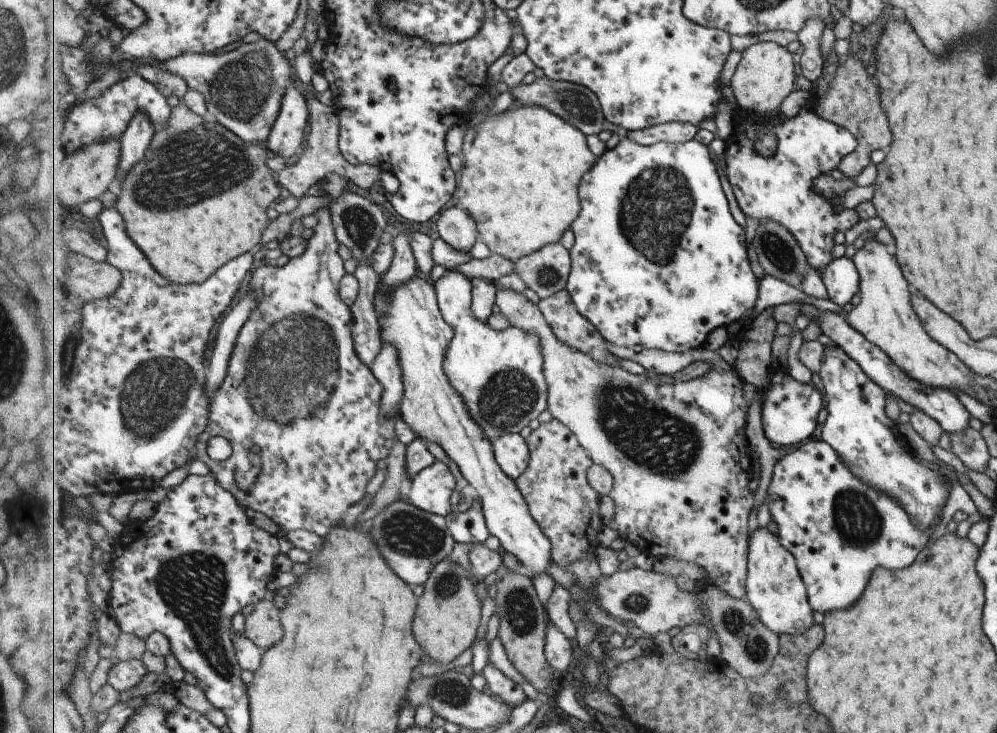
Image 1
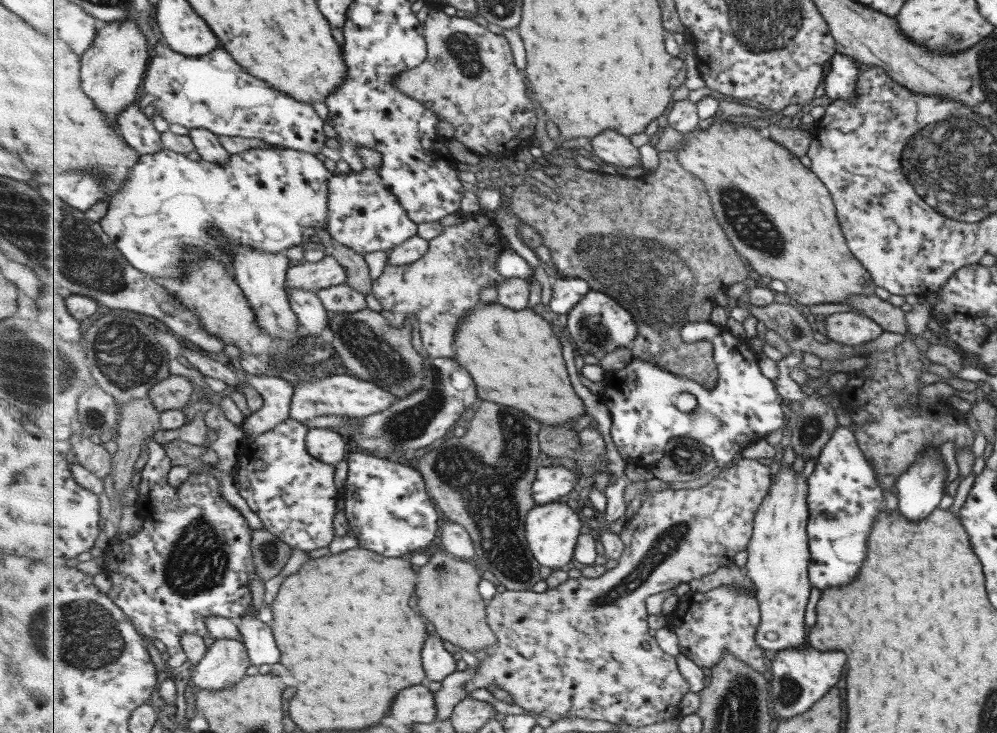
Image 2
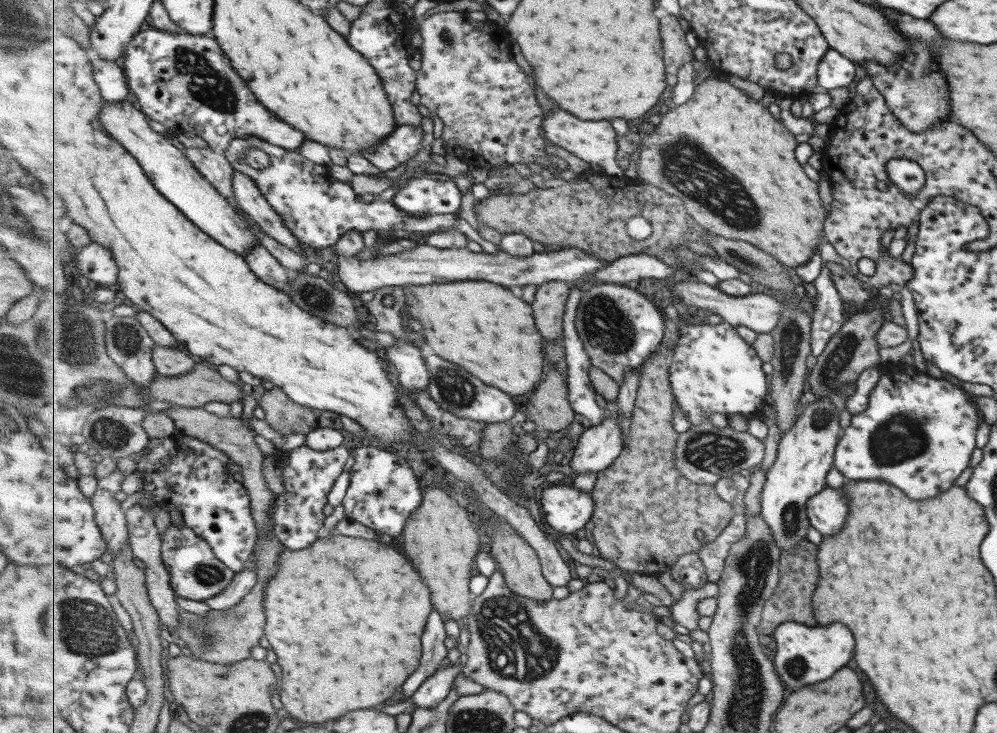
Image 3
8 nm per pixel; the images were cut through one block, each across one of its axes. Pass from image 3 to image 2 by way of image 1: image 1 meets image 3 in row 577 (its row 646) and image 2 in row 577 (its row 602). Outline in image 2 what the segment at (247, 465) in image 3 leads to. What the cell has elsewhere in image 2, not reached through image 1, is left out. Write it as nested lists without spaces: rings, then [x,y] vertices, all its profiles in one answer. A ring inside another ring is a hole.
[[[266,529],[253,530],[252,555],[256,573],[262,582],[275,578],[291,558],[292,546]]]

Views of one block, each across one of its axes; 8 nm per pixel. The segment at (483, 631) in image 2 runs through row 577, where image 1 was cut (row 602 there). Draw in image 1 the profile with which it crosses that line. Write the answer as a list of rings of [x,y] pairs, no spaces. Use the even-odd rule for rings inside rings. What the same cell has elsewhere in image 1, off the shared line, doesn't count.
[[[447,558],[434,568],[419,598],[412,631],[425,653],[440,664],[451,664],[457,660],[463,652],[473,647],[477,636],[483,606],[467,574],[469,572],[463,566]]]

